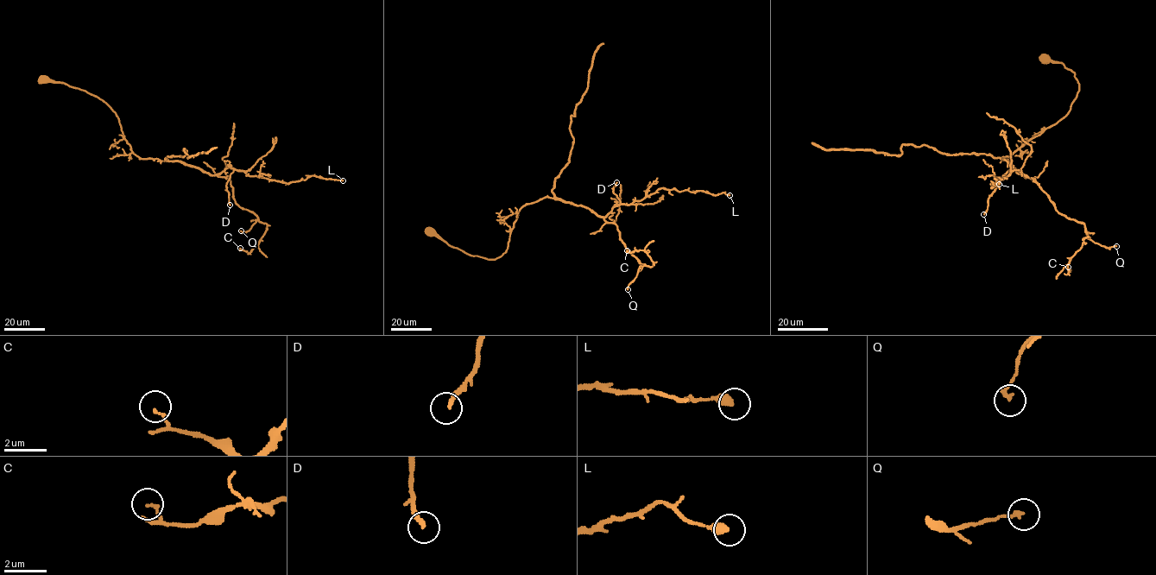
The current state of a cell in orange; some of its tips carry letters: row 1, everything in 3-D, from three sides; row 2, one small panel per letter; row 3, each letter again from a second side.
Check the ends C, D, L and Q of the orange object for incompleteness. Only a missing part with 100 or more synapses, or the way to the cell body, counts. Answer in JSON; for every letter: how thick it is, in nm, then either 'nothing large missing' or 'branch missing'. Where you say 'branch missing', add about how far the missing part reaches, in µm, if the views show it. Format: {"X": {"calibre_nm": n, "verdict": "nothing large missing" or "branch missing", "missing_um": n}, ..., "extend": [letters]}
{"C": {"calibre_nm": 120, "verdict": "nothing large missing"}, "D": {"calibre_nm": 180, "verdict": "nothing large missing"}, "L": {"calibre_nm": 400, "verdict": "nothing large missing"}, "Q": {"calibre_nm": 180, "verdict": "nothing large missing"}, "extend": []}

